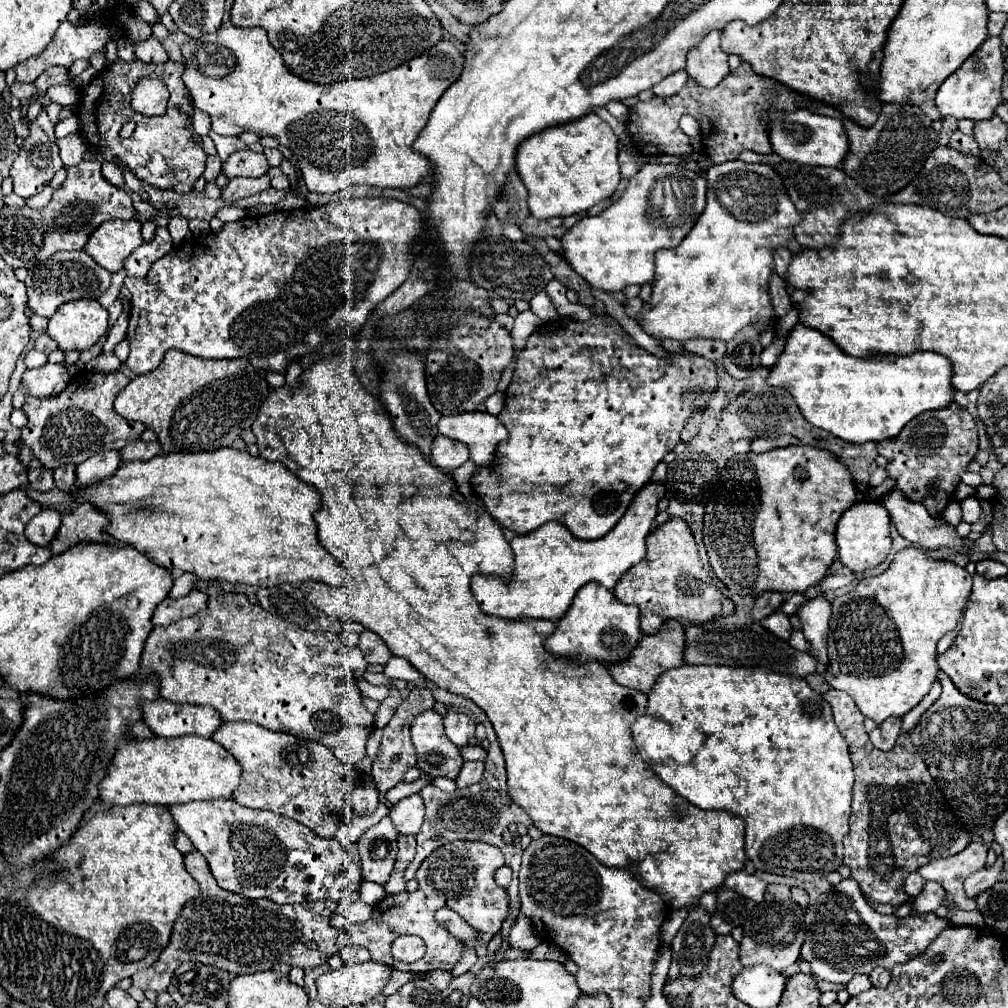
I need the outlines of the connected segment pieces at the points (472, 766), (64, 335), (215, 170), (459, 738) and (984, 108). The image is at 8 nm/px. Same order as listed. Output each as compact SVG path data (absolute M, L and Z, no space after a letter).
M464 762L458 778L456 778L456 786L458 788L466 788L470 784L476 784L482 778L484 772L484 762Z
M98 300L66 302L52 314L46 332L64 352L88 350L108 332L108 312Z
M208 156L208 160L206 160L206 172L204 172L206 182L214 182L220 172L222 172L222 160L218 156Z
M448 710L444 716L444 728L446 728L446 736L456 744L456 746L466 746L470 738L474 738L474 728L476 722L456 710Z
M988 38L952 76L946 78L946 82L938 88L936 94L936 108L940 114L954 116L958 120L970 118L970 120L988 120L994 116L996 106L1002 102L1000 86L1004 76L1004 62L1002 62L1002 50L1000 50L1000 38Z

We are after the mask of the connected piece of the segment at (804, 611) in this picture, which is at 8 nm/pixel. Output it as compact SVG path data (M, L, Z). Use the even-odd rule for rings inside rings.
M824 596L808 598L798 608L796 614L802 622L802 632L806 640L812 644L810 654L816 656L822 664L828 664L826 636L828 636L828 620L830 620L830 602Z

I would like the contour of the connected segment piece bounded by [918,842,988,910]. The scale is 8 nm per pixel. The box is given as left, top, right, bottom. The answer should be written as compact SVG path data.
M972 842L966 850L960 854L954 854L950 858L936 858L928 864L924 864L918 874L924 880L938 882L946 892L950 892L952 900L962 910L976 910L976 900L968 898L962 890L962 882L976 870L982 870L986 864L986 852L988 848L982 842Z

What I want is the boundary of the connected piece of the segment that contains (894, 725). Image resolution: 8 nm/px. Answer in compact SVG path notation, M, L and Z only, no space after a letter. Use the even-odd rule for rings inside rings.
M888 718L886 722L882 722L878 728L874 728L870 732L870 740L880 750L892 750L894 742L896 742L896 738L900 734L900 728L902 728L900 718Z

